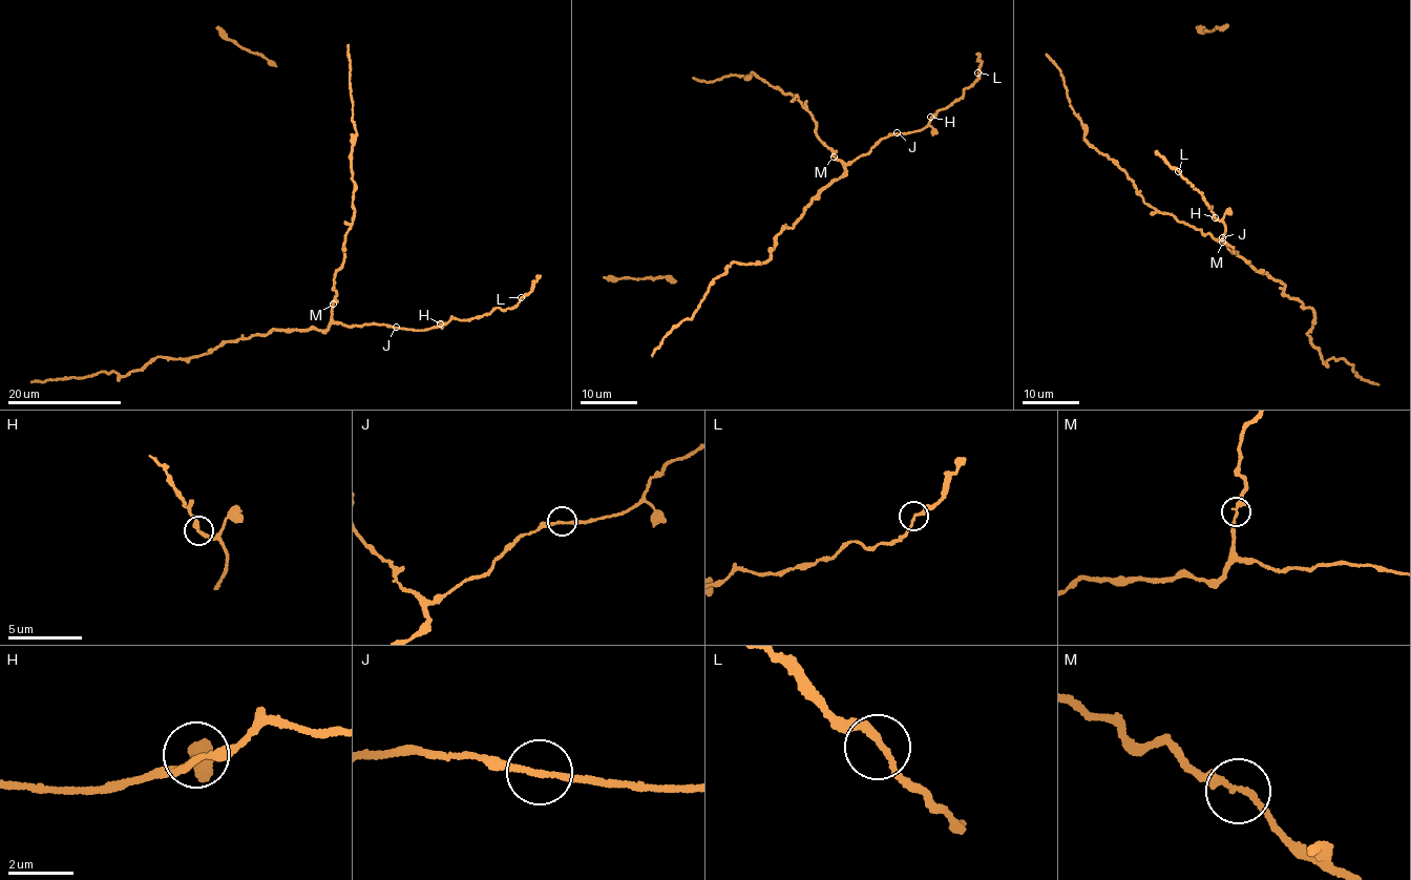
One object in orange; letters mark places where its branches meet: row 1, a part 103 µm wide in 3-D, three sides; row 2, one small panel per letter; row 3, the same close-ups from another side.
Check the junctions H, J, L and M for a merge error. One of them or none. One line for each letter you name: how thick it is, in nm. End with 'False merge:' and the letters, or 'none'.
False merge: none

